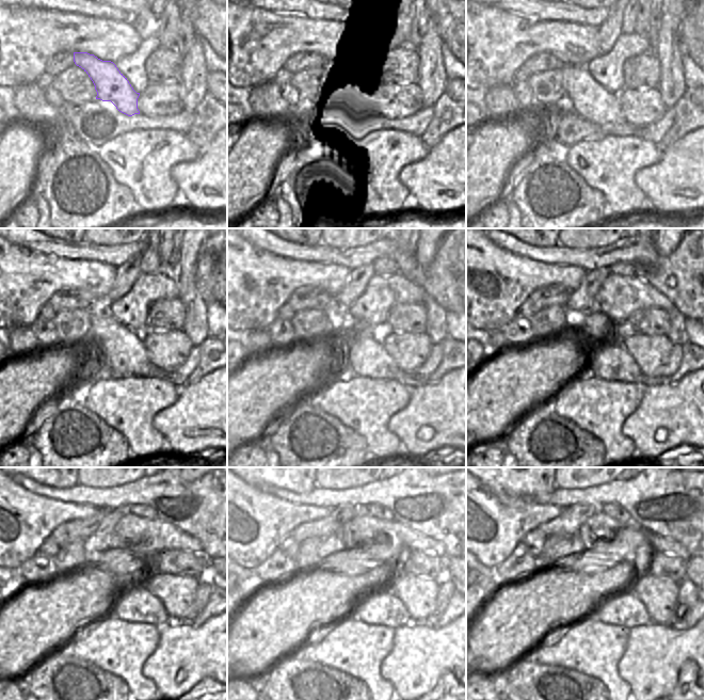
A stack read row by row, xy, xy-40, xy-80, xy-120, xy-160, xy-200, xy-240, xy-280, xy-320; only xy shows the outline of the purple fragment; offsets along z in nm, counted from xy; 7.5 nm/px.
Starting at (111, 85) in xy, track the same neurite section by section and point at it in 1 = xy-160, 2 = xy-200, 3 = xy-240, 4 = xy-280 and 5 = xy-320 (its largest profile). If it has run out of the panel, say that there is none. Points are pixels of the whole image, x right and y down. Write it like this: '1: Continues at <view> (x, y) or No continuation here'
1: Continues at xy-160 (361, 349)
2: Continues at xy-200 (605, 358)
3: Continues at xy-240 (133, 602)
4: Continues at xy-280 (378, 605)
5: Continues at xy-320 (623, 608)

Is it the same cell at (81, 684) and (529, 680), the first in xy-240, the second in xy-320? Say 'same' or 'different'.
same

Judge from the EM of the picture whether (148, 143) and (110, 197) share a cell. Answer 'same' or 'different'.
different

